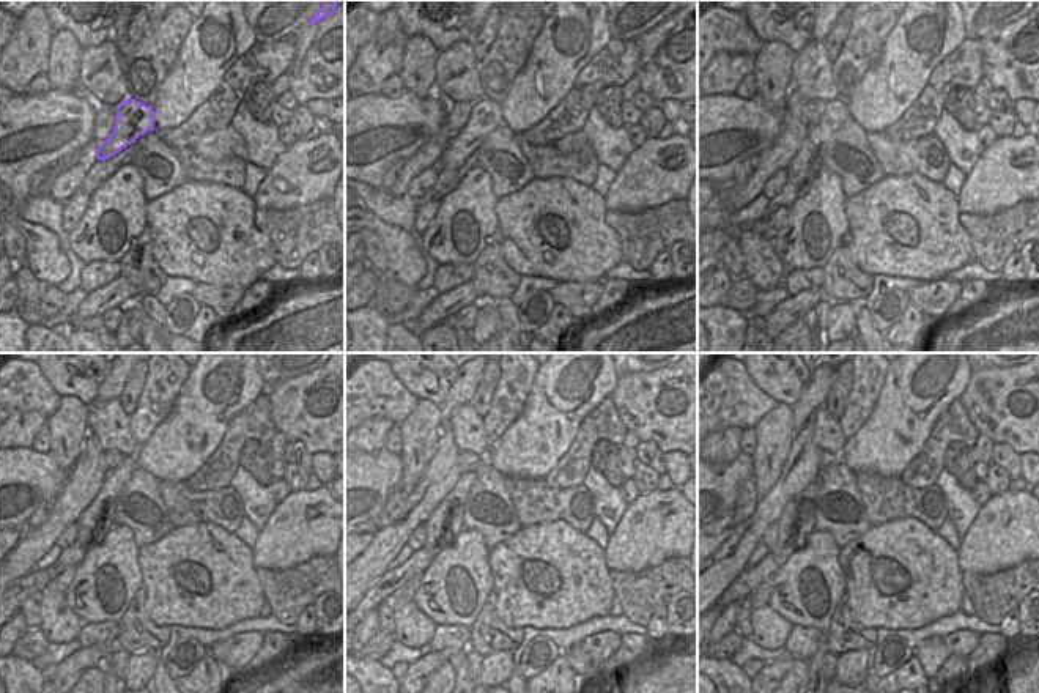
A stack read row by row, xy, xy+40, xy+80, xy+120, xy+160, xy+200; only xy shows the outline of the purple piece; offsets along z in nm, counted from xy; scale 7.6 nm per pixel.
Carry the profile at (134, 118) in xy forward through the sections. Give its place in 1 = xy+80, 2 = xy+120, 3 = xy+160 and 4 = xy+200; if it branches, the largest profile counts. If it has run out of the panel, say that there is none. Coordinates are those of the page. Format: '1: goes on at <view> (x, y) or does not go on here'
1: goes on at xy+80 (803, 167)
2: goes on at xy+120 (98, 515)
3: goes on at xy+160 (451, 507)
4: goes on at xy+200 (784, 547)

